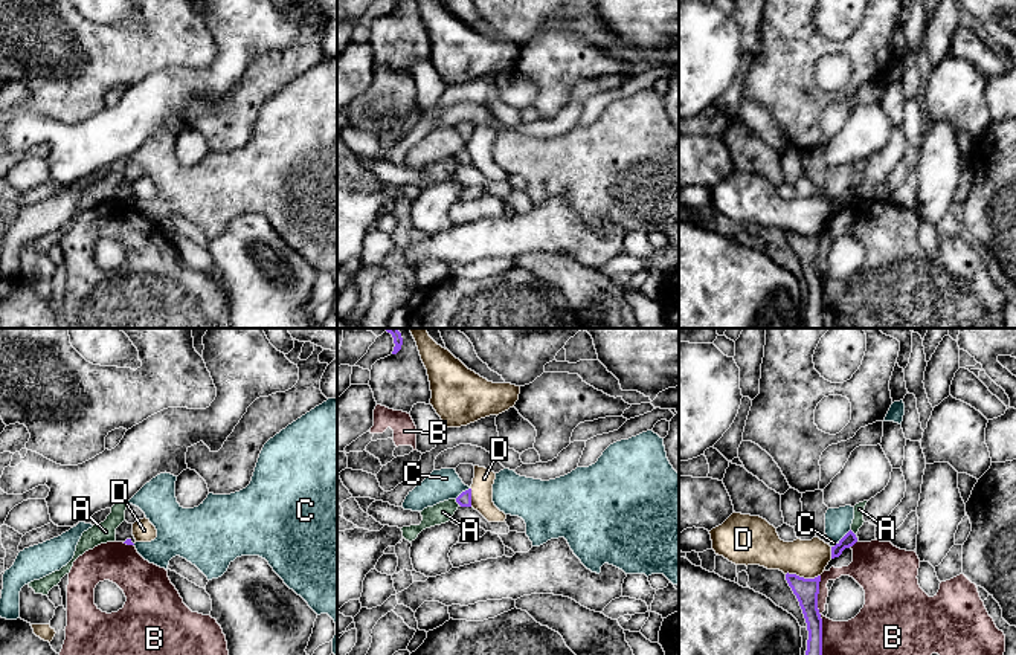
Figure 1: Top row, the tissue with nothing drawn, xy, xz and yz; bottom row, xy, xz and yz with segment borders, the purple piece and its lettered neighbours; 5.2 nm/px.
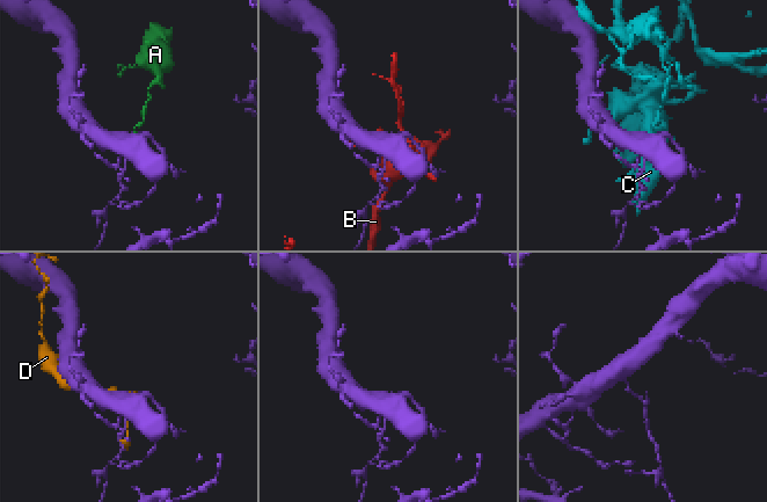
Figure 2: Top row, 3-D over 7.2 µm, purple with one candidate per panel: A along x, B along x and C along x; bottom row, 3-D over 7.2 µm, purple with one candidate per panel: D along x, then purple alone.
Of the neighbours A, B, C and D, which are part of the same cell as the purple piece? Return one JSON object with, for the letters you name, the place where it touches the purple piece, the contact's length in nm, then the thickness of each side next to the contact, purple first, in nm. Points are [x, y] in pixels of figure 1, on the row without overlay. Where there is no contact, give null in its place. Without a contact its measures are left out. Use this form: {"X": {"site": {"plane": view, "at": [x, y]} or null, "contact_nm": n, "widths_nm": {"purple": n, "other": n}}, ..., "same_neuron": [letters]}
{"same_neuron": []}

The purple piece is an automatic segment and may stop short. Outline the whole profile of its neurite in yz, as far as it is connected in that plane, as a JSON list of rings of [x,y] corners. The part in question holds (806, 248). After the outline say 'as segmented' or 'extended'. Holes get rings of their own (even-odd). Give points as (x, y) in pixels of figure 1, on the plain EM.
[[[786,232],[786,238],[796,253],[802,267],[809,298],[804,315],[804,328],[824,328],[822,322],[822,276],[818,267],[818,252],[821,234],[804,237],[796,232]]] | as segmented

